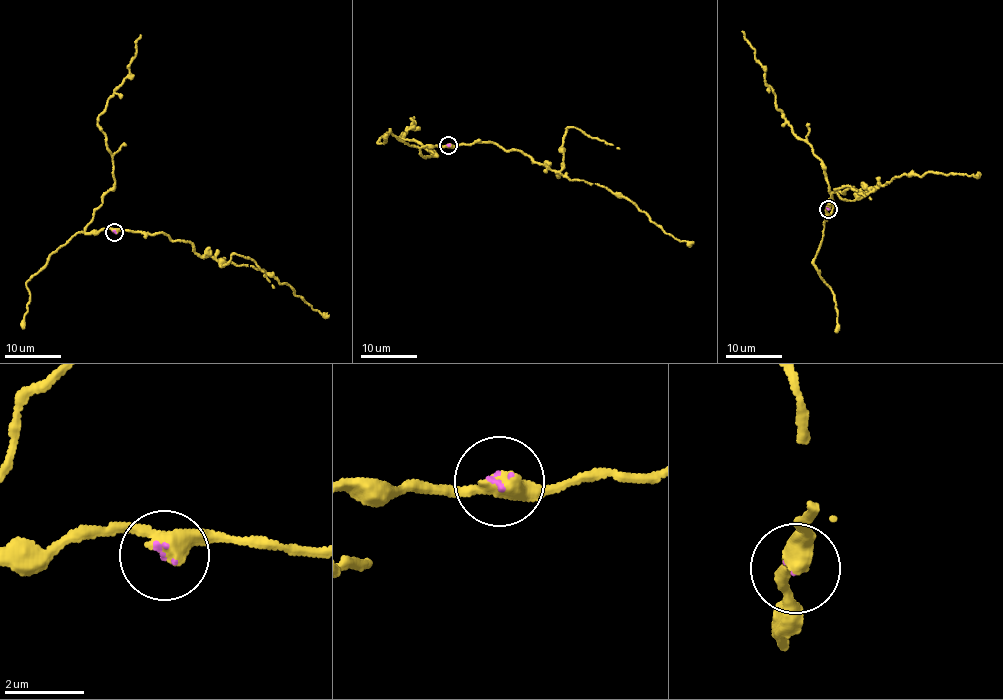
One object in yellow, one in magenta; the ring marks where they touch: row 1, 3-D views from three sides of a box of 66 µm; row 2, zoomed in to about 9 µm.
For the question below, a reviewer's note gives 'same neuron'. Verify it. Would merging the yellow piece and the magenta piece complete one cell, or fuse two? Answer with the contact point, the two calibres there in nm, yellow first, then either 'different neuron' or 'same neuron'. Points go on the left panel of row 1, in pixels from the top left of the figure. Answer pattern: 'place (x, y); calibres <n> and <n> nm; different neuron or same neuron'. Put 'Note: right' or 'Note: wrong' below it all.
place (114, 232); calibres 400 and 90 nm; same neuron
Note: right

